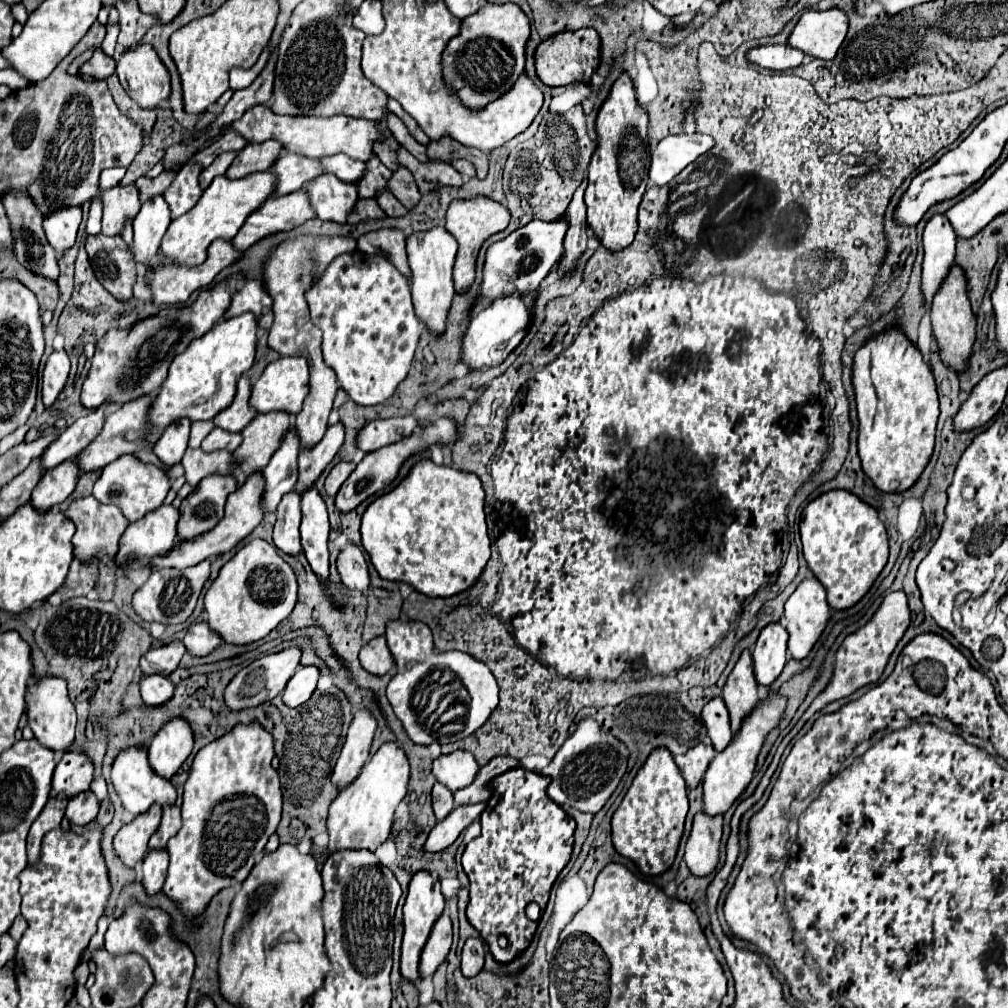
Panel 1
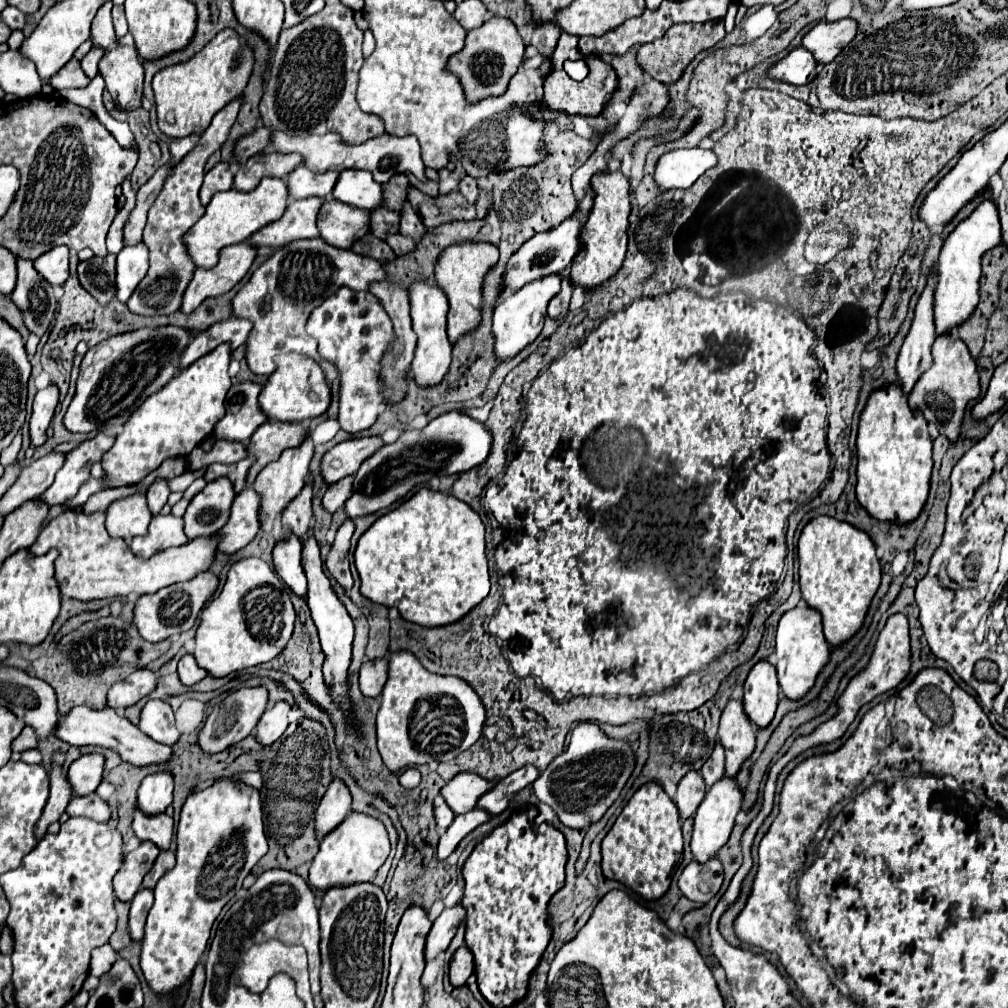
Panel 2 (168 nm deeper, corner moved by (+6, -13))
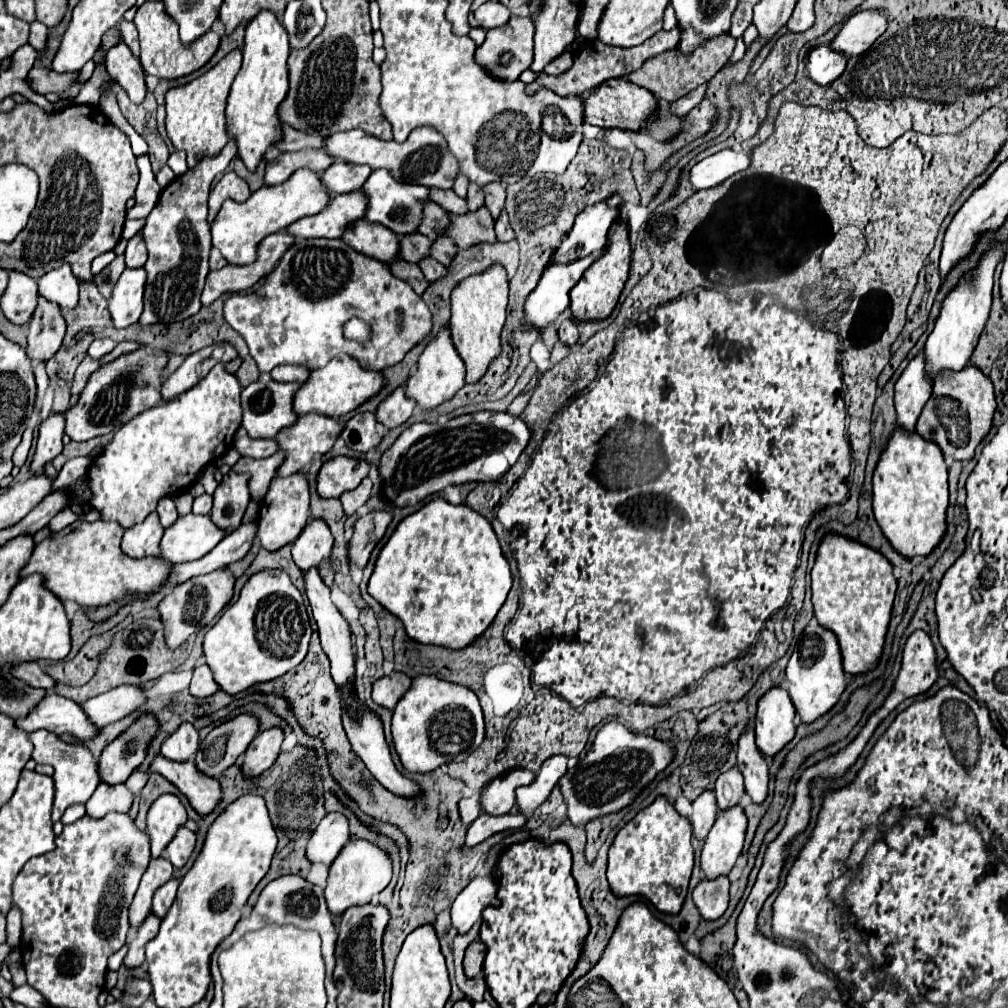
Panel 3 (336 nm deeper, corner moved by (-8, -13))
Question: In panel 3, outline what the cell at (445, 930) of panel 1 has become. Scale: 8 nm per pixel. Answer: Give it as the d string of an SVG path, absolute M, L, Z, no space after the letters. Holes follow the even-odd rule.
M492 874L474 878L452 904L452 926L458 934L466 934L480 918L482 910L496 900L496 880Z

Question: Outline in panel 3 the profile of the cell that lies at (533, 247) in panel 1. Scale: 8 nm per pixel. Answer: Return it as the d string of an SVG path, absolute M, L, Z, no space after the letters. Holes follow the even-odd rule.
M606 202L588 206L584 212L580 212L580 216L576 216L572 230L552 254L552 262L566 264L586 256L600 256L616 216L618 210L610 208Z

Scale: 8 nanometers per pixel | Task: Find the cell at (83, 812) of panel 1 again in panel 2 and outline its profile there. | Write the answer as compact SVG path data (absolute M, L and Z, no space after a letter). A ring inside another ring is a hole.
M98 794L88 796L74 796L66 808L68 816L84 816L96 822L108 822L110 820L110 806L104 802Z

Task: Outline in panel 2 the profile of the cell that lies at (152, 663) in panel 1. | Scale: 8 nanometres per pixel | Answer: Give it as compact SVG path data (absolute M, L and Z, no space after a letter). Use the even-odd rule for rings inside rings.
M148 668L132 672L128 678L116 682L106 696L106 706L112 710L124 710L136 704L140 698L148 696L156 686L156 674Z

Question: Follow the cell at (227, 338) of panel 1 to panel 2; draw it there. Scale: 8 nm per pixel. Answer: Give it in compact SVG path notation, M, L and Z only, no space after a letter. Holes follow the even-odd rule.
M220 344L214 352L202 356L192 366L172 378L160 392L152 394L142 406L132 412L124 430L116 436L114 446L104 452L104 488L120 488L138 484L144 476L156 470L164 460L188 456L212 432L216 422L224 416L224 398L232 386L228 376L230 344Z

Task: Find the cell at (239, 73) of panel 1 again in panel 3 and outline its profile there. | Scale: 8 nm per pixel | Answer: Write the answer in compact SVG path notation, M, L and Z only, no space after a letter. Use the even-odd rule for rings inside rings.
M230 140L216 156L202 156L202 160L190 168L186 174L176 176L172 184L168 184L154 210L146 218L146 226L142 228L142 236L148 246L148 260L146 260L146 270L148 270L148 280L146 280L146 292L144 292L144 312L140 316L140 324L170 324L170 322L180 322L190 316L194 316L200 310L200 294L204 288L204 280L208 276L208 258L212 250L210 242L210 226L208 226L208 192L214 176L218 172L224 172L230 160L236 156L238 148L234 140Z

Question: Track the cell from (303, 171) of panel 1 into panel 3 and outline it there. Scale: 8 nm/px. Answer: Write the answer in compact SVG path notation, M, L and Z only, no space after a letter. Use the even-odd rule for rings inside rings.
M334 162L328 170L320 174L320 180L326 186L328 194L334 196L334 194L346 194L358 190L366 182L366 176L370 176L370 172L372 170L366 166Z

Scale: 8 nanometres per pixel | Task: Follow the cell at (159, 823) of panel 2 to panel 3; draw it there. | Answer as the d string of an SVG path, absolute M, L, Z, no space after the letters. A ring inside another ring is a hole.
M180 826L178 832L176 832L176 836L174 836L174 838L170 840L170 844L164 848L162 856L168 858L174 868L182 868L182 866L188 862L192 850L194 850L194 844L196 844L194 832L188 830L186 826Z

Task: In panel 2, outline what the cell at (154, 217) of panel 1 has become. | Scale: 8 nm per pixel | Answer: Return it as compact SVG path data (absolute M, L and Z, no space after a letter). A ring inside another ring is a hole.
M140 242L136 246L122 248L116 262L116 298L128 302L138 282L148 272L148 248Z

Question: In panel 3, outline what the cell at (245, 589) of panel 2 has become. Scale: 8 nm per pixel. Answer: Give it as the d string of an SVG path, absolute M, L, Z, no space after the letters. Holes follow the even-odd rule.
M282 568L256 572L244 584L240 598L230 604L218 622L206 632L204 656L210 668L206 664L194 668L190 694L206 698L214 694L218 686L228 694L238 694L256 682L274 680L304 660L310 636L312 628L304 600L290 576Z

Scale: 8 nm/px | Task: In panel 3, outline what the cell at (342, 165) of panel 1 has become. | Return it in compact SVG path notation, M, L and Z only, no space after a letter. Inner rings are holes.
M374 170L364 186L360 188L368 200L366 206L366 220L384 224L386 228L394 230L396 234L406 234L406 232L416 232L420 218L422 218L422 204L428 198L428 188L420 184L398 184L390 172L386 170Z

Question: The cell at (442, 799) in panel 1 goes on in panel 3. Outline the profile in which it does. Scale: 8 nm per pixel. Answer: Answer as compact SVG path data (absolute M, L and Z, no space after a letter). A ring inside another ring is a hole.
M474 794L472 798L462 798L458 808L460 808L460 820L464 826L470 826L482 814L480 804L478 804L478 794Z

